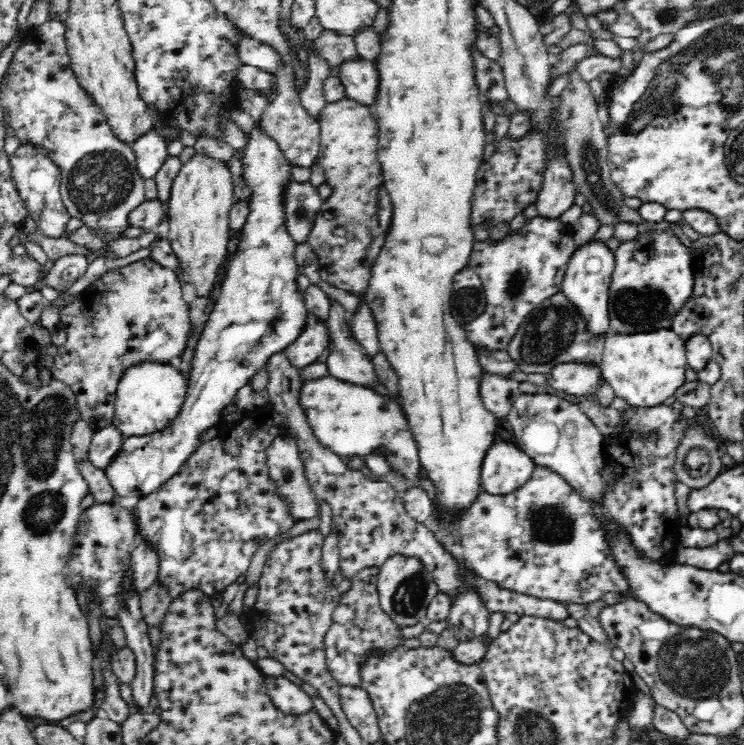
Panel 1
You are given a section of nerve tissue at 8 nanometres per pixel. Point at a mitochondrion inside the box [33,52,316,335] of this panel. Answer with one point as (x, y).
(102, 180)

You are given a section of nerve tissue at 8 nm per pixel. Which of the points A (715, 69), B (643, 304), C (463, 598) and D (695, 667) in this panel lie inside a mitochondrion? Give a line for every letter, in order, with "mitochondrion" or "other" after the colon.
A: mitochondrion
B: mitochondrion
C: other
D: mitochondrion

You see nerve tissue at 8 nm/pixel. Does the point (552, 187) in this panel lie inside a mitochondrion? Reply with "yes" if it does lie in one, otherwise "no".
no

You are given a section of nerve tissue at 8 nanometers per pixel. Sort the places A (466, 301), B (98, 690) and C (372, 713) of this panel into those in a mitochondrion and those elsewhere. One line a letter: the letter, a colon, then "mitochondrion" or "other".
A: mitochondrion
B: other
C: other

